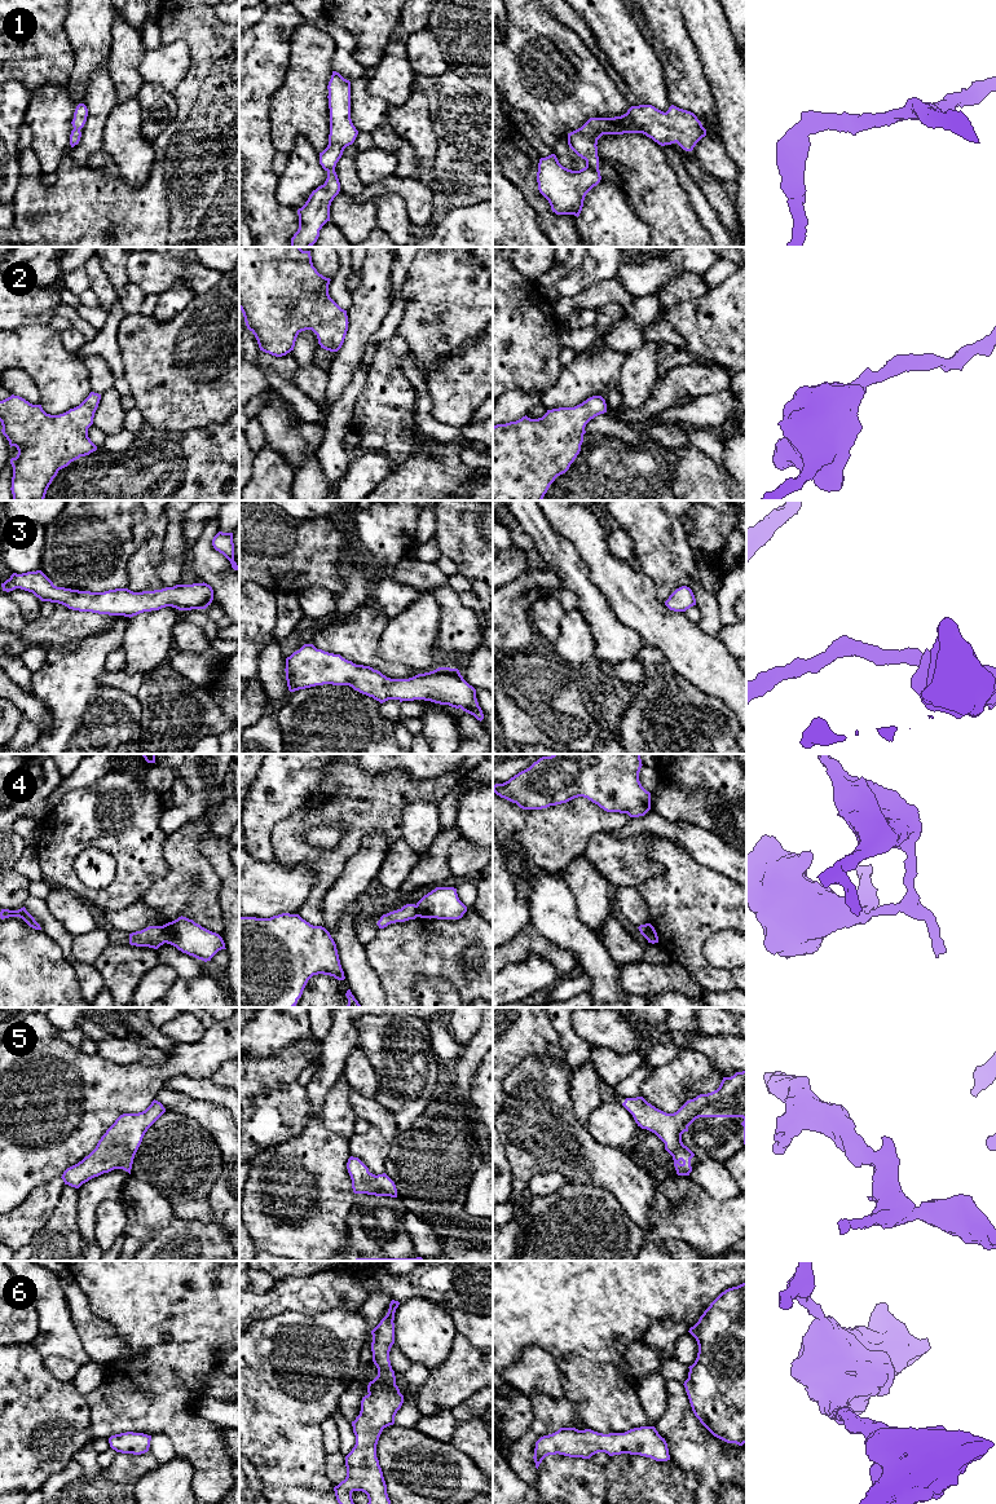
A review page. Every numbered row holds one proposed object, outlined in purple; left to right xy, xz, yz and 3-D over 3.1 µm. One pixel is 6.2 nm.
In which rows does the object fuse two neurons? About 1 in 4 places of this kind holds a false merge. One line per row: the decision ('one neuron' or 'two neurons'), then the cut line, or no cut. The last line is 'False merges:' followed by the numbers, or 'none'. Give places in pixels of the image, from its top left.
1: one neuron; cut none
2: one neuron; cut none
3: one neuron; cut none
4: two neurons; cut xy (162, 926), (166, 942)
5: one neuron; cut none
6: one neuron; cut none
False merges: 4

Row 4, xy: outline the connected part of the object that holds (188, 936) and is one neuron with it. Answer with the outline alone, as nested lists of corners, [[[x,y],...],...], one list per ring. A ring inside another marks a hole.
[[[182,916],[163,925],[163,930],[167,944],[204,962],[211,961],[219,951],[226,949],[219,934]]]

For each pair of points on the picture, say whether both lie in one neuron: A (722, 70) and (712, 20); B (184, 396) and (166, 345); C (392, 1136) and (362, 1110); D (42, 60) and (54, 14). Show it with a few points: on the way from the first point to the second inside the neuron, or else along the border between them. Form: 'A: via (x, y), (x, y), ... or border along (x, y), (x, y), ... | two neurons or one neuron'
A: via (721, 57), (712, 32) | one neuron
B: via (184, 383), (168, 367), (166, 358) | one neuron
C: via (387, 1128), (370, 1111) | one neuron
D: via (42, 48), (42, 30), (44, 26) | one neuron

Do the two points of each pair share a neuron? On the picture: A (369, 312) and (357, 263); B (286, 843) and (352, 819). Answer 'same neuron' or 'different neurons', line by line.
A: different neurons
B: same neuron

